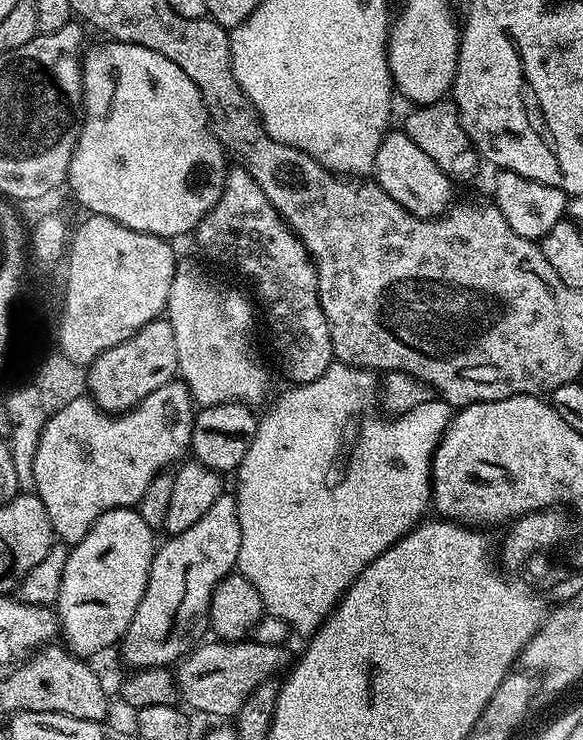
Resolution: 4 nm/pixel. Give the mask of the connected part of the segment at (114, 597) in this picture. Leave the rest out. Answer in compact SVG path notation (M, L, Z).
M135 507L115 508L96 519L96 525L82 542L71 545L54 611L60 621L63 643L75 655L92 658L95 652L123 641L124 631L146 590L154 555L152 536L154 530L142 522Z

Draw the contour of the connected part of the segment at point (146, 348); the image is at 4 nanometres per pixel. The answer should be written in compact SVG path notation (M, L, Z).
M167 318L151 320L126 342L98 354L93 364L87 365L87 395L95 400L102 412L123 414L141 404L154 390L173 380L178 372L178 346L174 342L172 323Z

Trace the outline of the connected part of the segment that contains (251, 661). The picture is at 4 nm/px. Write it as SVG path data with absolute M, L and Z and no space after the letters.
M254 638L211 643L193 647L174 668L179 699L185 700L183 703L193 713L196 711L205 712L208 716L220 716L216 718L235 717L242 702L246 702L254 689L262 686L262 682L279 677L290 664L287 647L259 644Z

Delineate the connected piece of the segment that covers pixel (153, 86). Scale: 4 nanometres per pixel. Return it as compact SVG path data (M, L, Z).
M111 38L103 41L105 44L96 44L87 49L82 56L82 86L84 87L84 115L80 126L80 137L76 143L74 154L70 158L68 167L67 187L72 187L76 200L84 208L89 208L89 213L105 216L122 226L139 232L149 232L155 236L173 238L195 233L200 220L216 205L218 198L222 198L224 178L229 171L230 164L224 161L226 149L220 139L212 132L212 125L208 123L208 111L202 102L202 94L198 94L198 86L182 74L182 70L170 58L162 58L154 50L146 50L146 46L127 44L121 40Z

